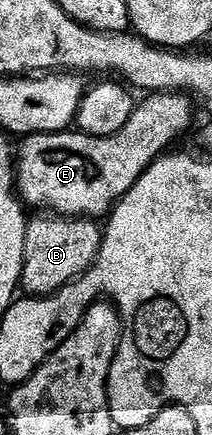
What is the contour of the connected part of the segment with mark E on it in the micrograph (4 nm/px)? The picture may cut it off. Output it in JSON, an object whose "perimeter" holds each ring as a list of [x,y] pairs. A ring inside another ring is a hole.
{"perimeter":[[[153,94],[144,99],[136,105],[129,124],[113,136],[94,138],[82,132],[26,135],[17,146],[20,199],[28,207],[40,206],[40,211],[64,218],[99,220],[110,215],[156,158],[170,151],[191,126],[193,102],[188,95]]]}

